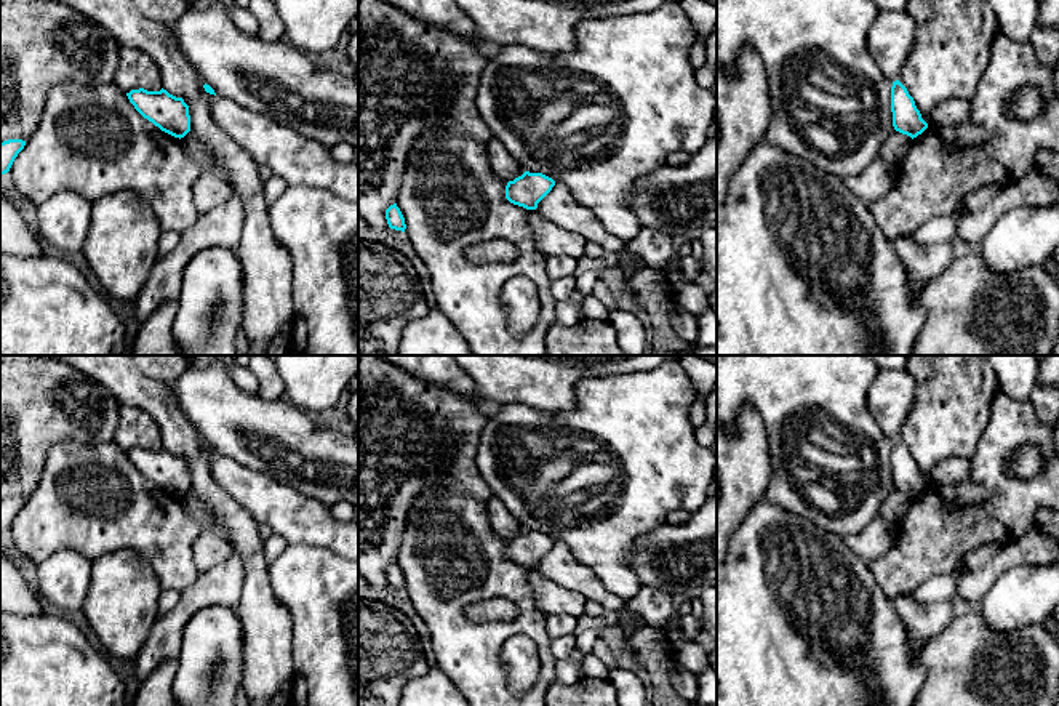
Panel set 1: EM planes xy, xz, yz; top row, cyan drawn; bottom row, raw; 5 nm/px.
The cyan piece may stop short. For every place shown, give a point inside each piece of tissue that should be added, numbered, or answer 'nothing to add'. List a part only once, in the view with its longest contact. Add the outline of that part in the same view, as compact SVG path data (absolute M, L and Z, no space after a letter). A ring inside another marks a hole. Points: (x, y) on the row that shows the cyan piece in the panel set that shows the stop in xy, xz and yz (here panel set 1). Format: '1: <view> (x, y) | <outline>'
nothing to add

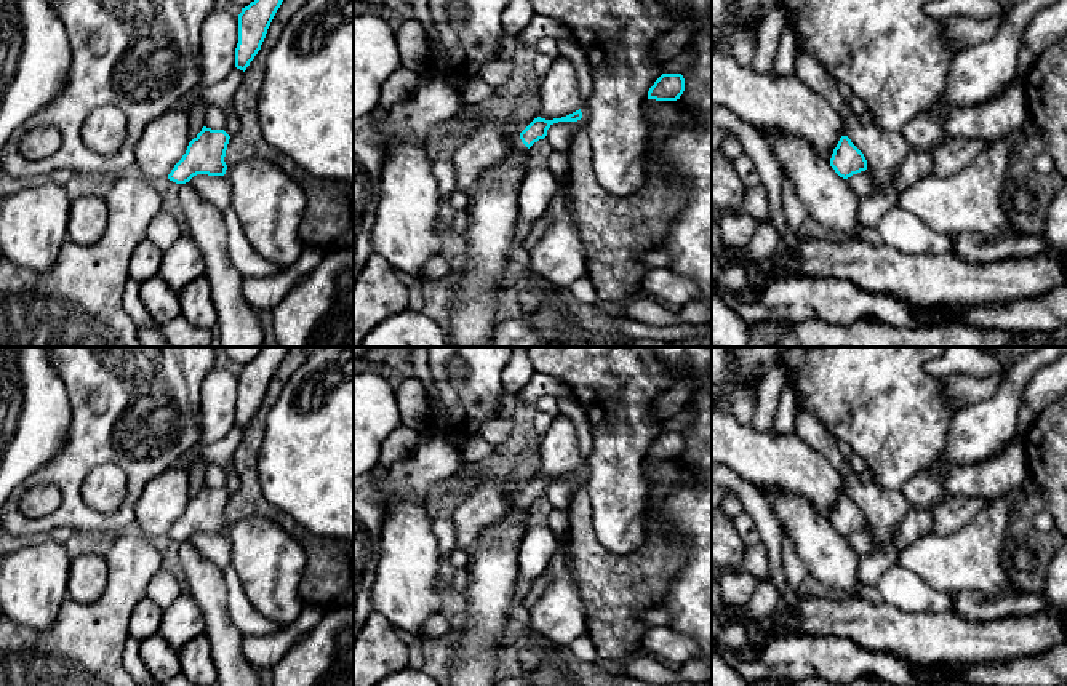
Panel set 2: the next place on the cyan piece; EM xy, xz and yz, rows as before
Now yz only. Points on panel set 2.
nothing to add

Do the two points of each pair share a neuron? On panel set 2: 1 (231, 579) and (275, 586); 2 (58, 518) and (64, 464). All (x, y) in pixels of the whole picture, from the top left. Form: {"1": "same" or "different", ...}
{"1": "different", "2": "same"}

